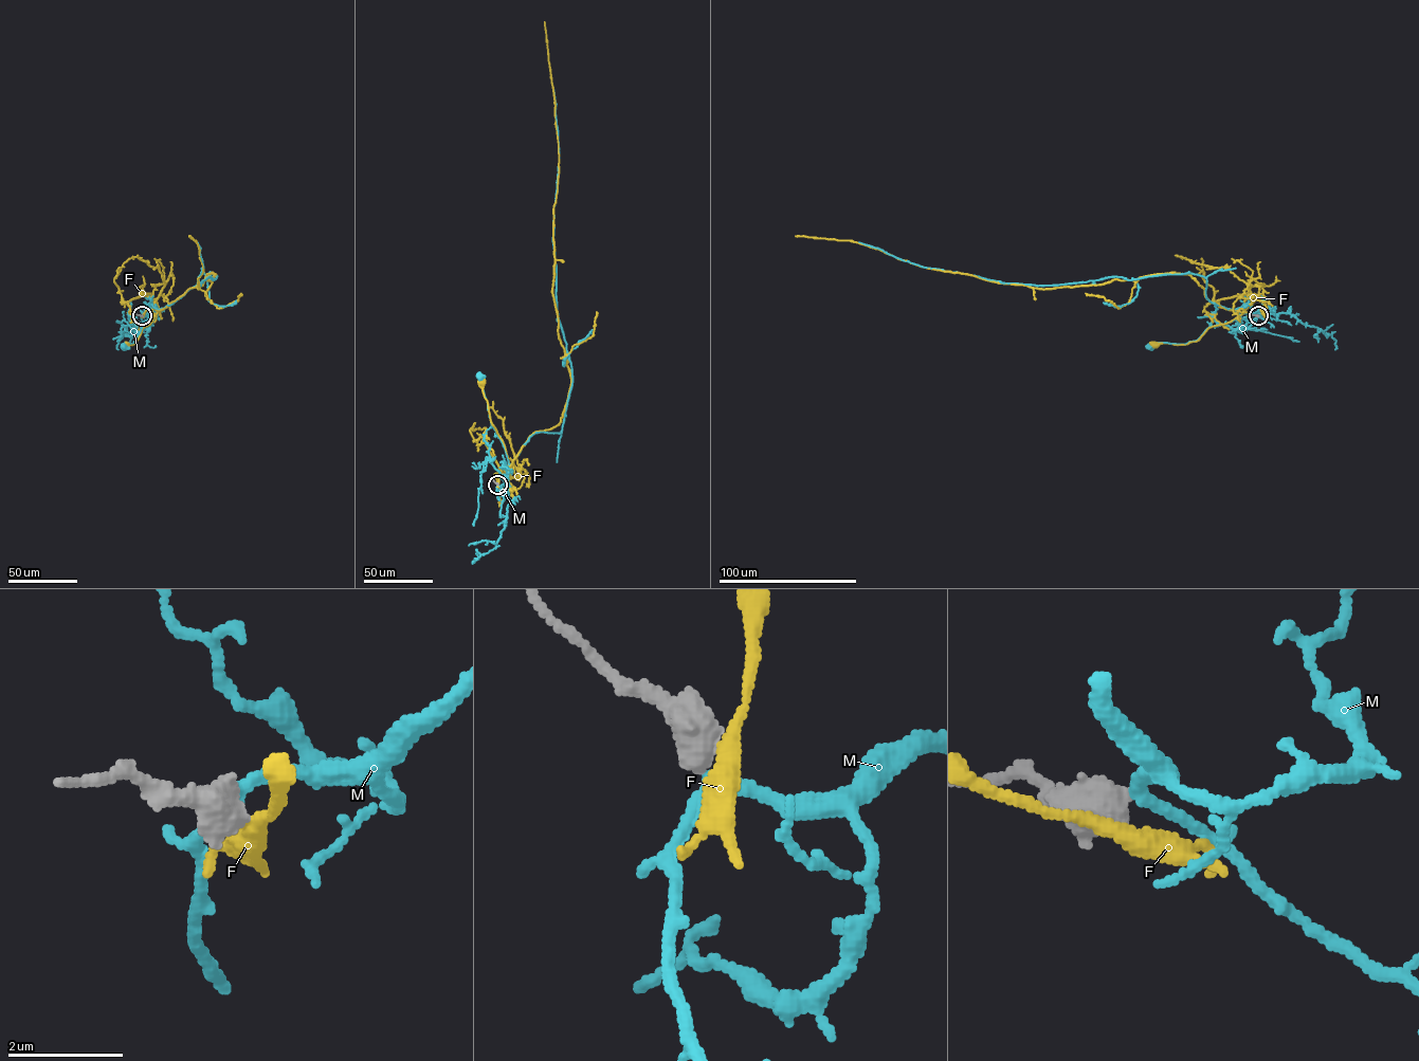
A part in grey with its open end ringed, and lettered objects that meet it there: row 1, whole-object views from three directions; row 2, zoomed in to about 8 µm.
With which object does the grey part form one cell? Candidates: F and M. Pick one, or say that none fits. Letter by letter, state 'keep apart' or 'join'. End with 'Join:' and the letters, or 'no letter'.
F: keep apart
M: join
Join: M

